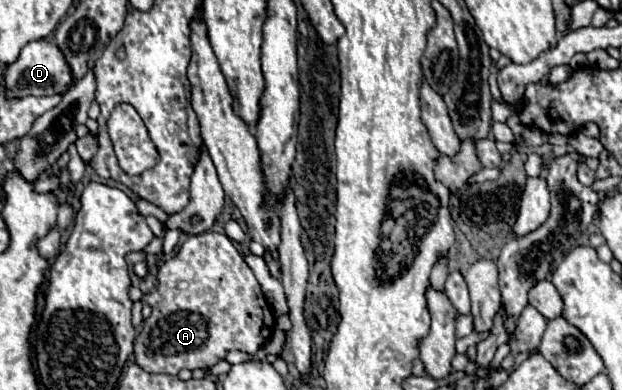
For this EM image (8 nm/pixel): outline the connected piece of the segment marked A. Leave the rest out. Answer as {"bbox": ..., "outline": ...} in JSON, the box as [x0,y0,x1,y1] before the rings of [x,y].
{"bbox":[135,232,275,374],"outline":[[[217,232],[189,236],[179,252],[159,266],[157,288],[145,294],[143,302],[153,308],[153,314],[143,322],[135,338],[135,362],[145,372],[153,374],[177,374],[183,368],[207,368],[223,360],[229,350],[241,350],[253,356],[271,338],[275,326],[275,314],[269,308],[253,270],[245,264],[229,236]]]}

